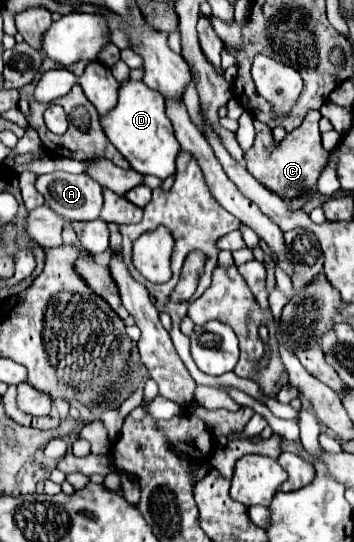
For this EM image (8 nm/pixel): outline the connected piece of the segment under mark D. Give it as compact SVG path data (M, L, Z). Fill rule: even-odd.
M124 80L118 88L118 104L100 116L100 124L110 138L110 142L120 150L120 154L130 162L130 166L140 174L154 174L160 180L176 174L176 154L180 144L174 138L172 124L164 114L164 96L148 88L142 80Z

